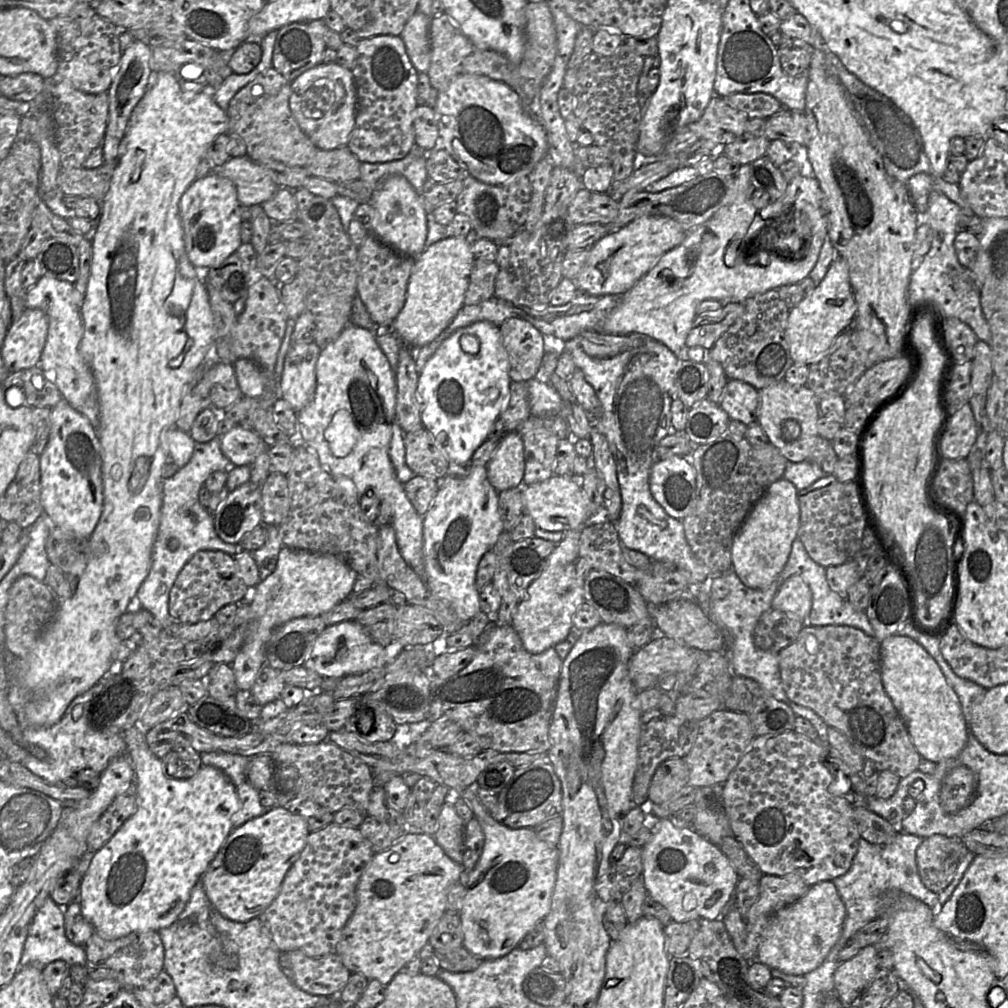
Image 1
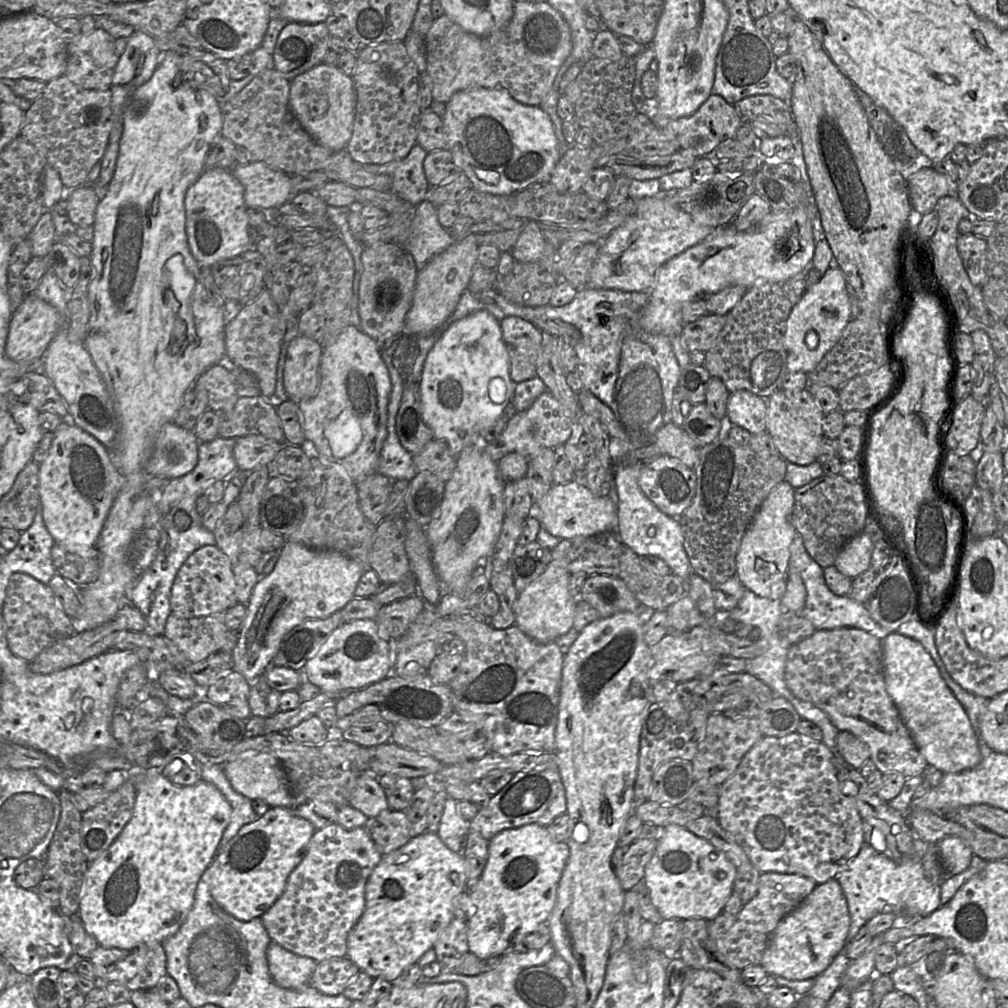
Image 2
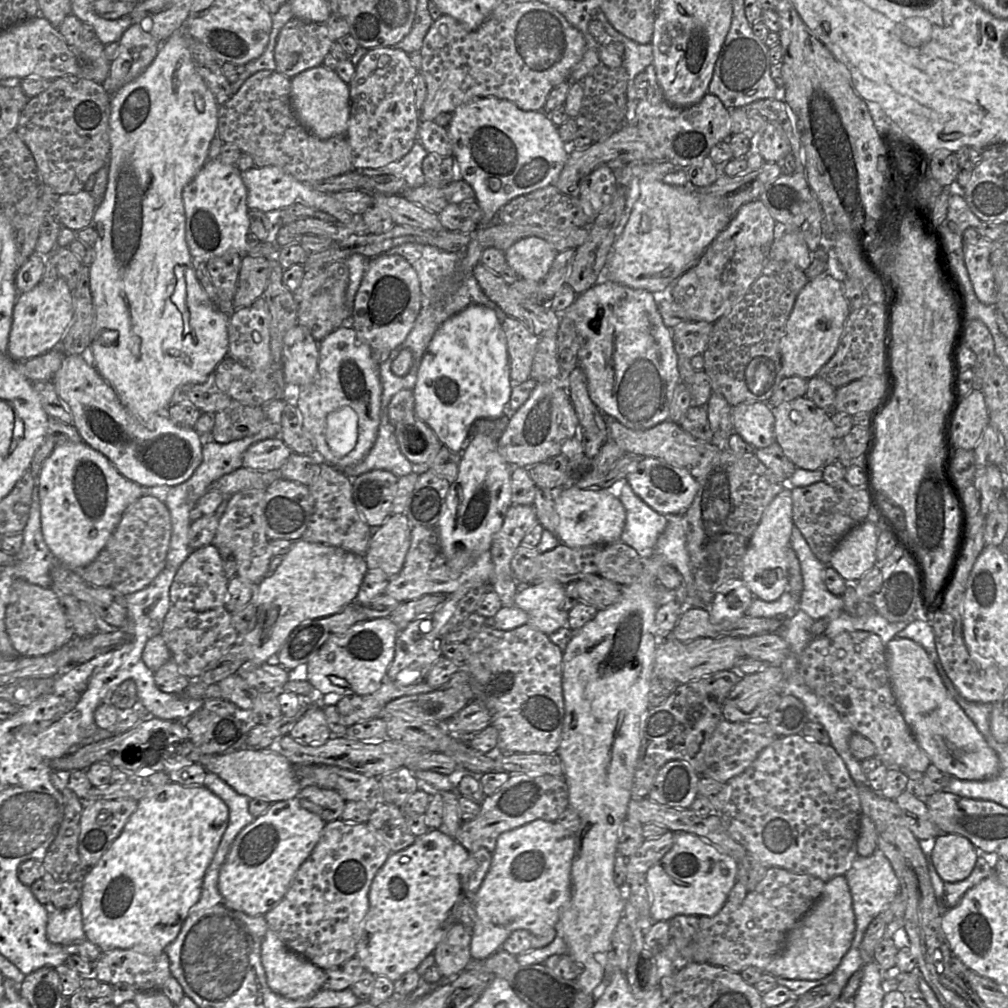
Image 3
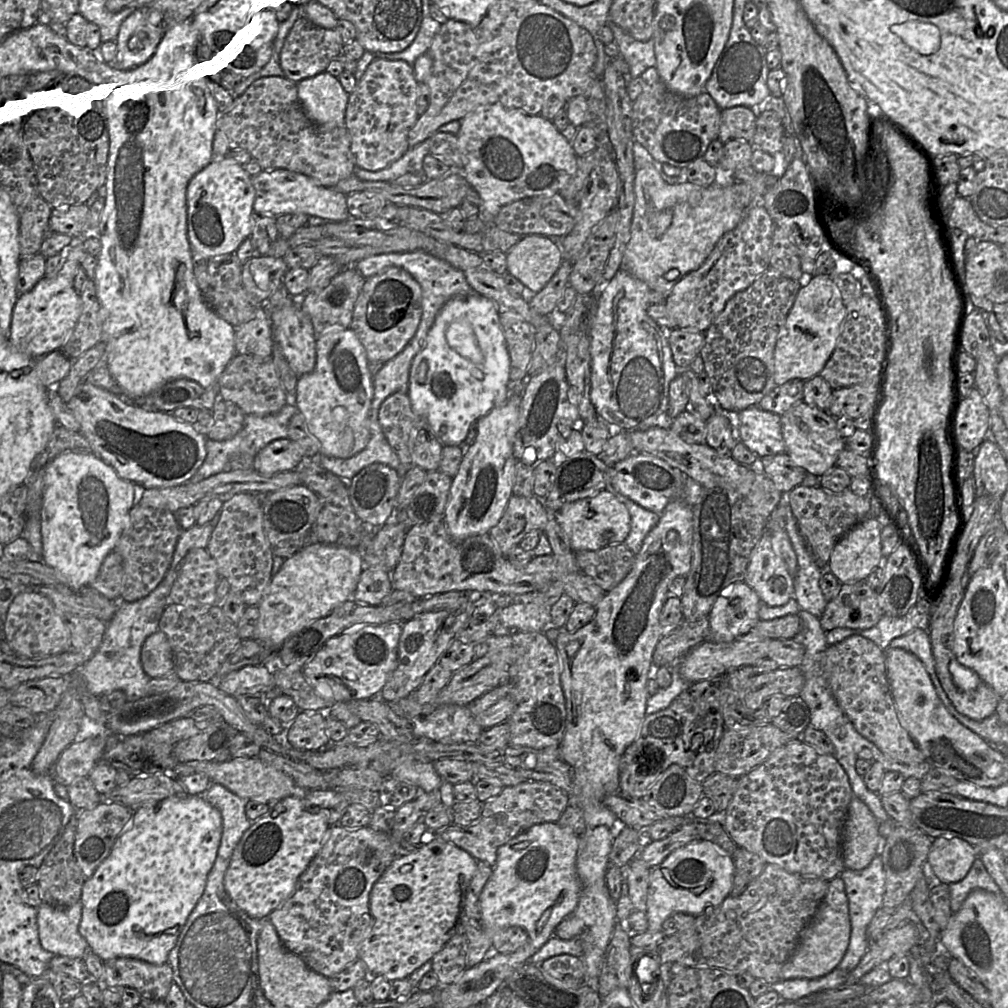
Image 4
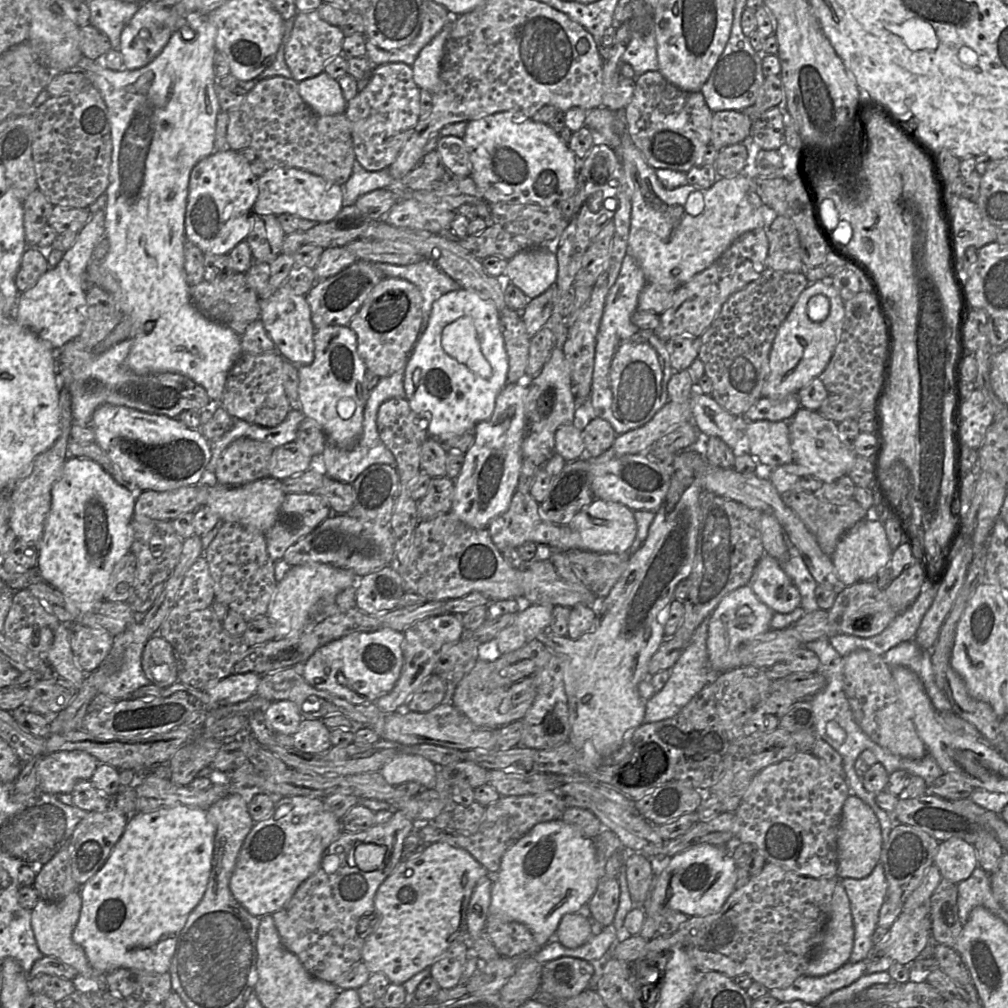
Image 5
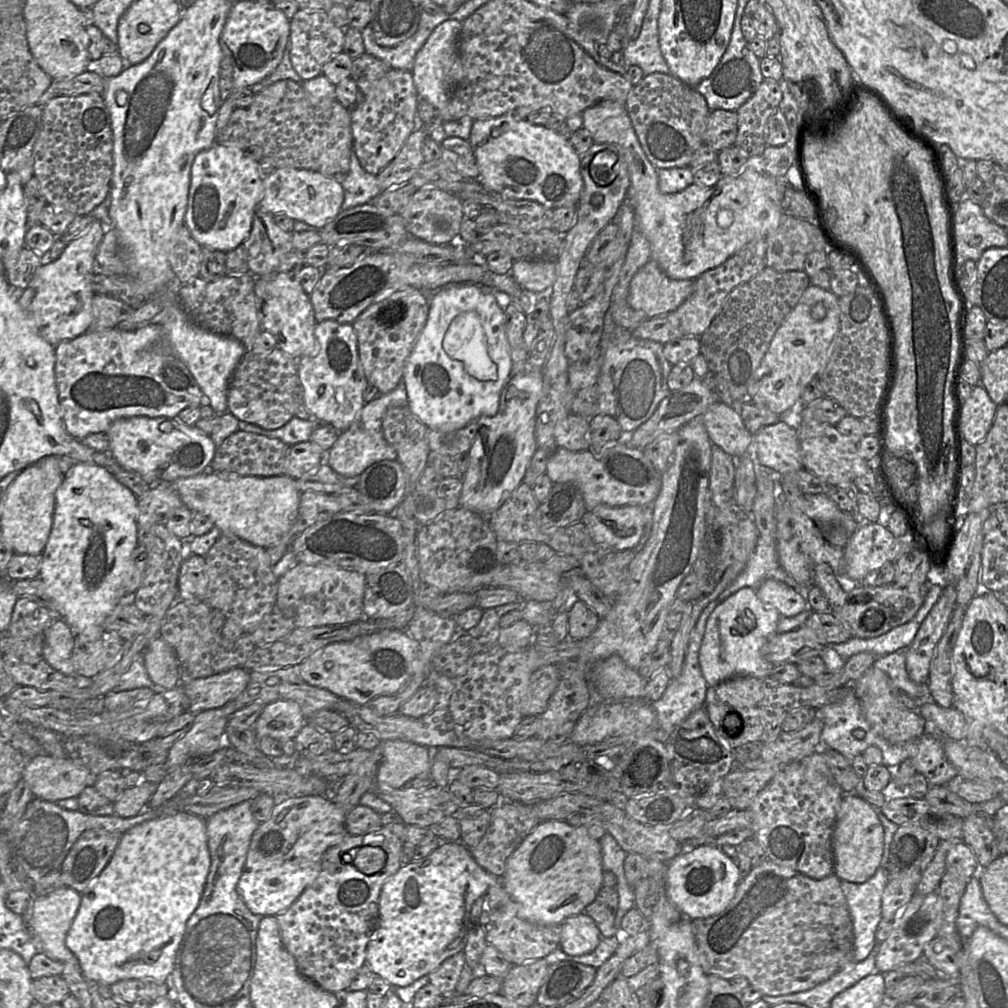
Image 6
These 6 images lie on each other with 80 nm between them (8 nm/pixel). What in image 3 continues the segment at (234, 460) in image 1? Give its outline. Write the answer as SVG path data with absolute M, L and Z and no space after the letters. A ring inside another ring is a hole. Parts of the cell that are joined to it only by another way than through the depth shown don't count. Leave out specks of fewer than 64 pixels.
M280 436L264 439L246 450L243 466L259 471L278 470L291 453L291 449Z

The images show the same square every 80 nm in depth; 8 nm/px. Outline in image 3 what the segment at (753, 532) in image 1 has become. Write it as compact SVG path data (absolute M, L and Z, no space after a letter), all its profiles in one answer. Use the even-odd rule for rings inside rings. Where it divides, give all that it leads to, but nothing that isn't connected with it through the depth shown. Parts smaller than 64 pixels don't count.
M785 487L768 505L754 531L742 559L741 580L754 597L766 602L777 600L788 589L787 550L791 547L793 522L792 488Z

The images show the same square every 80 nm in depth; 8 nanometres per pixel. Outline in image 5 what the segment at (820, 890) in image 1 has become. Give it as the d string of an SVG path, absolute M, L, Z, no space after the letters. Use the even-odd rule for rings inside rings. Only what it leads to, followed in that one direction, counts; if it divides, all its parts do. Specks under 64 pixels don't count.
M840 880L833 892L831 913L820 944L809 958L803 975L818 977L840 968L849 961L853 943L850 901Z

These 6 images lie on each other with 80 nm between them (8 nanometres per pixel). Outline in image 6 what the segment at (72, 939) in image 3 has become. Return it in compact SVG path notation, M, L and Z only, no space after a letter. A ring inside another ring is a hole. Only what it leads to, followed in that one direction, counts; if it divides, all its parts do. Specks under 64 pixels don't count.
M63 887L40 897L34 897L30 905L29 928L38 941L38 952L44 952L53 960L71 963L80 969L77 957L66 946L66 936L77 915L81 904L81 894L76 890Z

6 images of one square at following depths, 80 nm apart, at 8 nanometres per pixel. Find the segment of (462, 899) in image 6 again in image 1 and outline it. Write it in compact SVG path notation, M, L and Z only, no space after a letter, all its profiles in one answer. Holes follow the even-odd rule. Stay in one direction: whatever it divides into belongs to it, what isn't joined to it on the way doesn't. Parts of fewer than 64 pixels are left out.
M407 830L407 832L389 849L375 853L371 861L365 867L356 886L356 907L351 917L347 921L341 939L336 948L336 954L341 958L343 964L351 973L362 974L368 980L378 980L384 986L387 986L400 969L411 959L418 955L421 948L428 943L429 937L433 932L438 921L446 912L447 894L450 887L461 882L463 865L456 863L449 858L443 849L438 845L434 836L427 835L422 831Z

